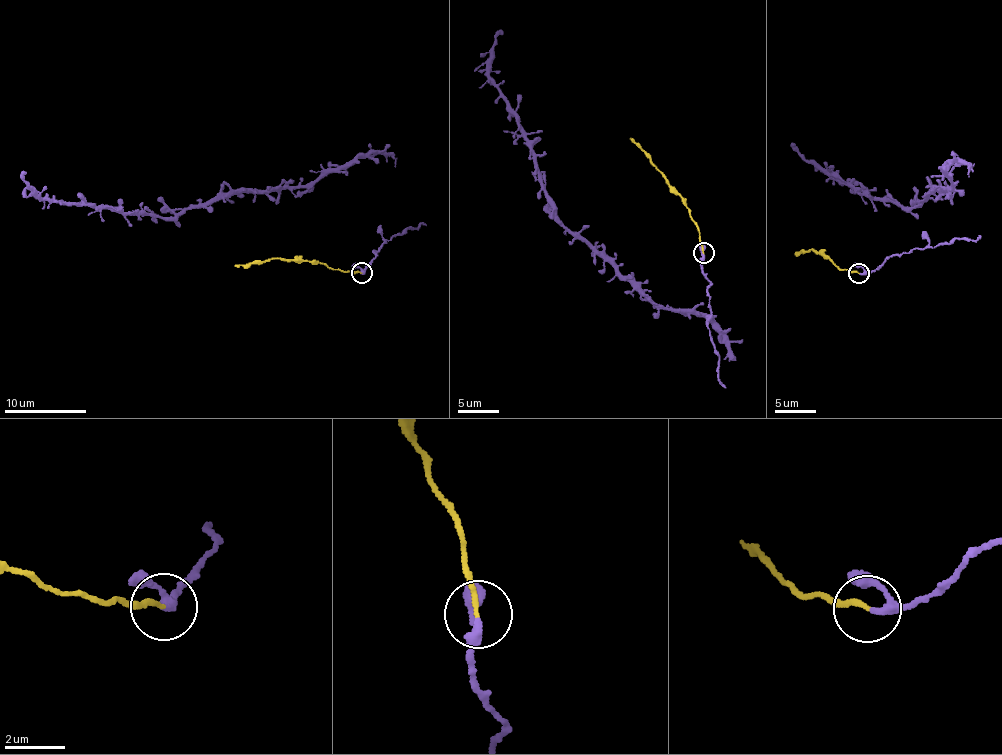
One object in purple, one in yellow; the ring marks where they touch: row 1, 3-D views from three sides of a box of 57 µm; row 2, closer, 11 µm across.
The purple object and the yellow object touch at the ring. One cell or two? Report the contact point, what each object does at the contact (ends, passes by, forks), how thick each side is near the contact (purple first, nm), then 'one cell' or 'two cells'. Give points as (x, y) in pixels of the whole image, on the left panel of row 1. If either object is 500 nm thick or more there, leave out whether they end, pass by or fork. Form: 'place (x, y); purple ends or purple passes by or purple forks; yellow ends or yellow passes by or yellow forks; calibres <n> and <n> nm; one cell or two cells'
place (361, 273); purple passes by; yellow ends; calibres 240 and 160 nm; one cell

